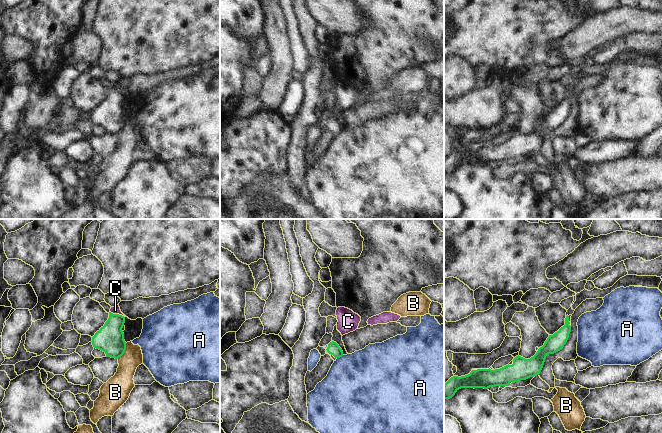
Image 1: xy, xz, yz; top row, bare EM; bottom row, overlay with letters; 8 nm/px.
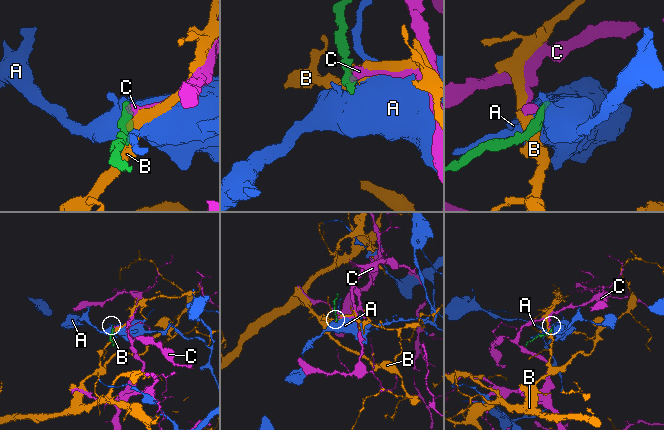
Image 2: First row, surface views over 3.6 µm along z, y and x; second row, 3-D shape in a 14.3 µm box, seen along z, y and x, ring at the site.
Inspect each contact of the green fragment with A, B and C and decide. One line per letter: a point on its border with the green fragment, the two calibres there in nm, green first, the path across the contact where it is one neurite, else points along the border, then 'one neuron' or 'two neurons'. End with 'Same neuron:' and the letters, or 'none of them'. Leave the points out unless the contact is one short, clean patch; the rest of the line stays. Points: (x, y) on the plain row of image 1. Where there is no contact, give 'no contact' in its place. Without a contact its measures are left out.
A: xz (340, 132) | 100/480 nm | along xz (343, 131), (337, 134) | two neurons
B: xy (124, 127) | 220/180 nm | along xy (126, 119), (126, 125), (117, 134) | two neurons
C: xy (117, 90) | 220/60 nm | along xy (110, 87), (121, 90), (124, 93) | two neurons
Same neuron: none of them

